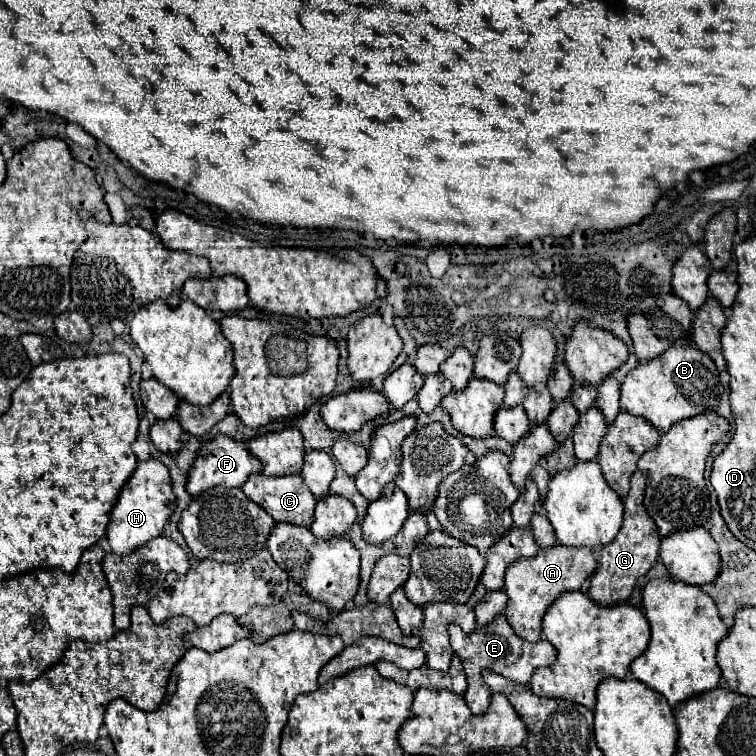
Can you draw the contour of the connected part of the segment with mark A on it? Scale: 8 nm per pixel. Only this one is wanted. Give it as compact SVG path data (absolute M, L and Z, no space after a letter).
M555 545L555 547L549 547L547 551L545 549L539 549L539 553L533 557L533 559L519 559L517 563L513 563L509 569L507 569L507 575L505 575L505 593L509 597L507 601L507 609L505 609L505 617L509 621L509 625L513 627L513 631L523 637L525 641L539 641L543 637L543 629L541 629L541 619L545 615L545 611L553 605L553 601L563 595L565 591L579 591L581 585L585 583L585 579L593 577L597 571L597 561L593 557L593 553L589 549L579 549L579 547L561 547L561 545Z

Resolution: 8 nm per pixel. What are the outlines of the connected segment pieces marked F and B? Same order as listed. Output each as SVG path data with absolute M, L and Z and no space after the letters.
M217 435L217 439L203 443L193 467L189 469L189 479L187 479L187 491L197 497L199 493L223 485L223 487L243 487L243 483L247 481L249 475L259 473L261 461L249 453L245 443L237 443L235 439L229 439L225 435Z
M673 347L661 357L641 361L621 385L621 407L631 415L647 419L657 431L665 433L675 423L715 411L723 395L719 371L715 363L703 351L695 347Z

